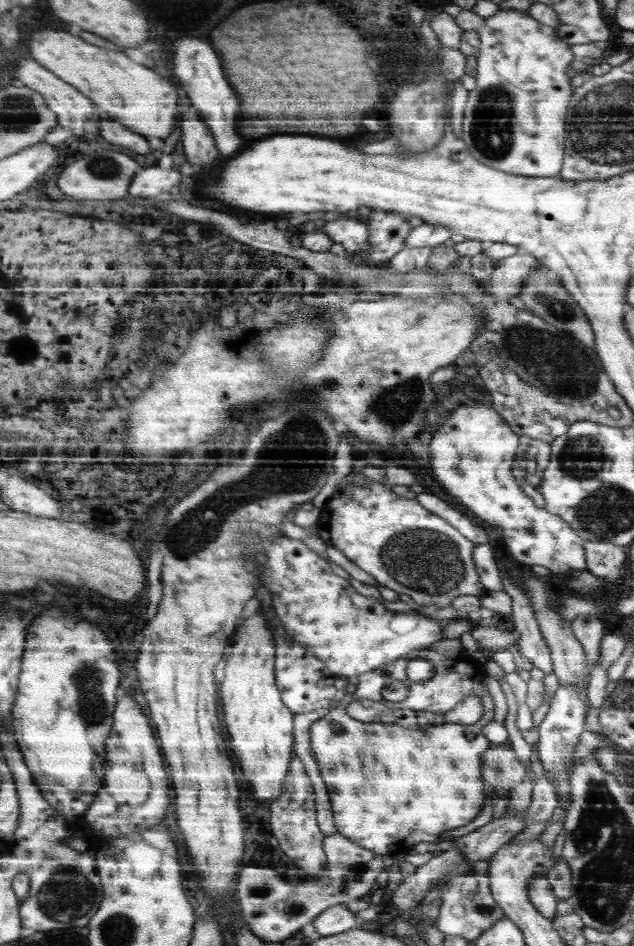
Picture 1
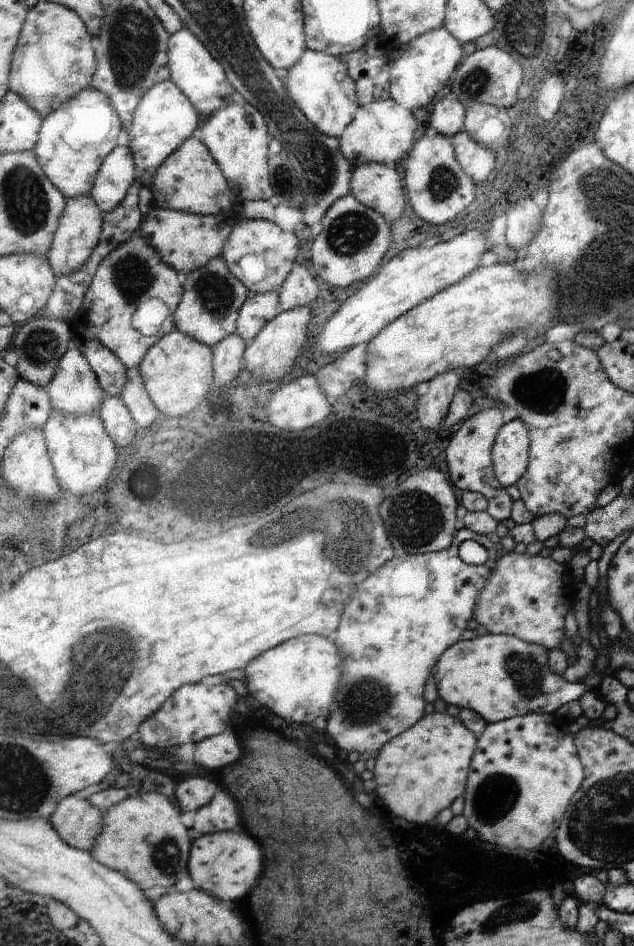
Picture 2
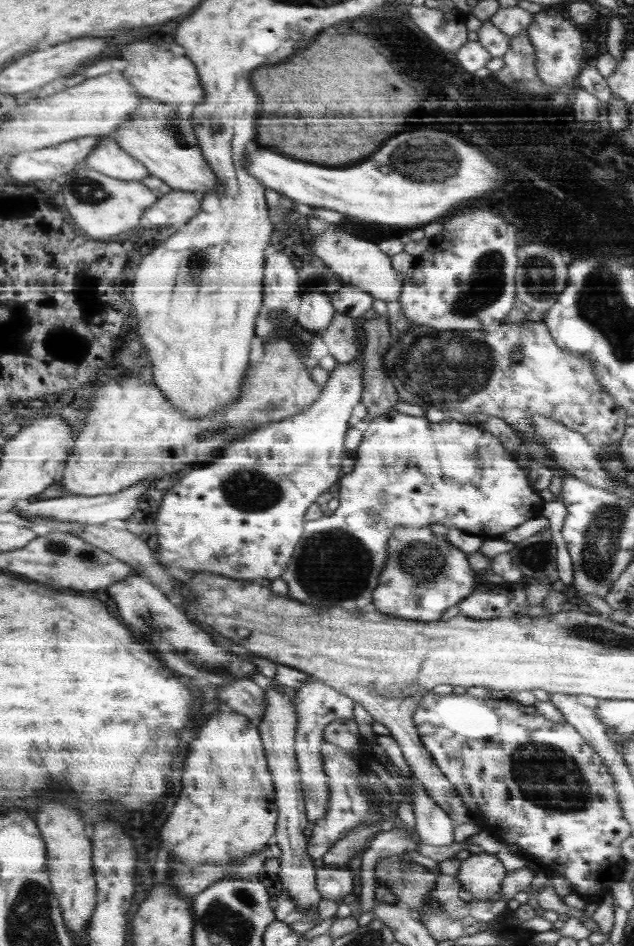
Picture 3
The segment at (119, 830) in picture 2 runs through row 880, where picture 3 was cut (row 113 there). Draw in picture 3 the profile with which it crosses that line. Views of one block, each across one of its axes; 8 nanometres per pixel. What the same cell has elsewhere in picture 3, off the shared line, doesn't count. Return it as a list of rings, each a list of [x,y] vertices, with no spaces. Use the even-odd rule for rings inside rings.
[[[143,96],[141,108],[135,112],[133,120],[121,124],[121,128],[117,128],[111,136],[125,148],[125,152],[139,158],[151,170],[151,176],[165,180],[173,186],[173,190],[201,192],[205,196],[209,192],[217,192],[221,186],[221,178],[199,146],[193,122],[183,122],[175,108],[157,98]]]

